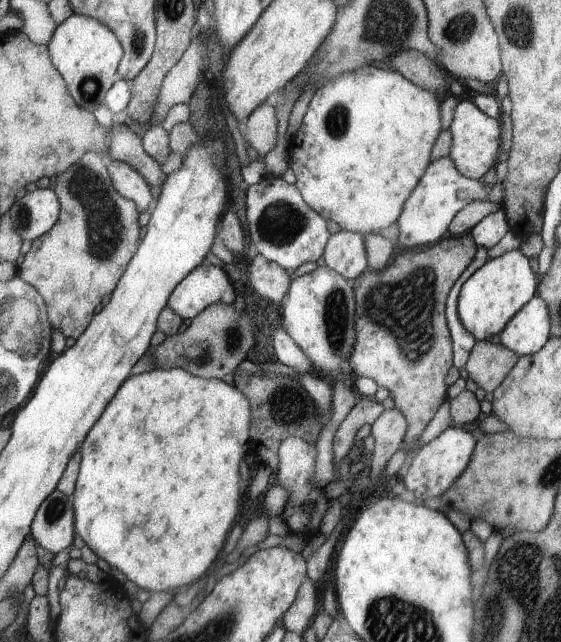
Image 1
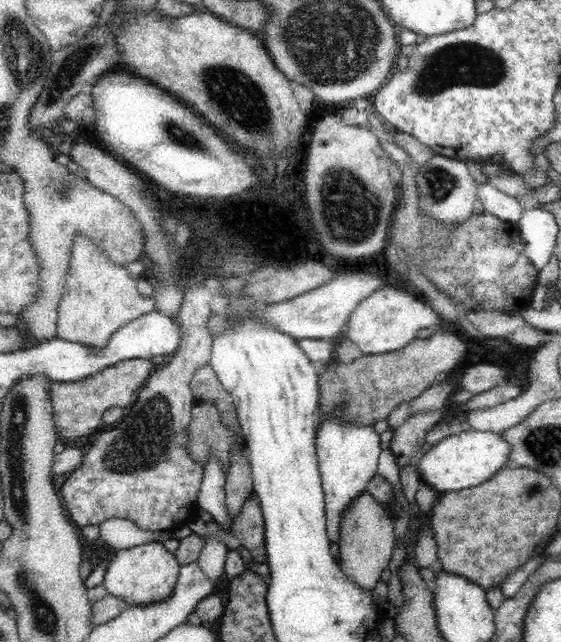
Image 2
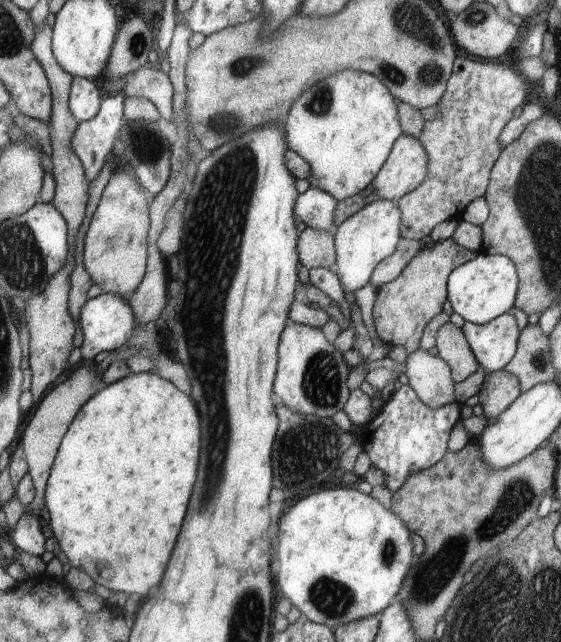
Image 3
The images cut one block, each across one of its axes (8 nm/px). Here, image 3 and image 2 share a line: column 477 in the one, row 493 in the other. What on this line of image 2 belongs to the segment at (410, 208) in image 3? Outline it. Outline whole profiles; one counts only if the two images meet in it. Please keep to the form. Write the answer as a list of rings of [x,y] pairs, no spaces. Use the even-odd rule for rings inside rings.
[[[202,277],[196,280],[191,286],[185,288],[182,295],[182,302],[180,302],[180,310],[178,312],[178,323],[182,327],[182,344],[180,344],[180,348],[178,348],[178,352],[176,352],[178,353],[178,356],[175,356],[175,354],[172,356],[176,357],[176,360],[170,362],[170,366],[166,365],[166,368],[158,370],[154,376],[150,376],[150,380],[144,384],[142,392],[138,392],[138,400],[136,400],[136,404],[134,404],[132,412],[126,416],[126,420],[120,421],[116,430],[112,430],[112,432],[104,432],[104,434],[100,434],[100,436],[94,440],[92,448],[86,452],[86,456],[83,456],[80,468],[78,468],[78,470],[66,480],[66,484],[62,486],[62,500],[64,500],[63,506],[65,512],[70,517],[70,521],[76,527],[82,528],[84,526],[90,526],[90,524],[100,525],[102,522],[110,520],[110,518],[123,518],[124,520],[132,522],[138,530],[156,532],[158,530],[174,528],[174,526],[178,526],[178,524],[184,524],[184,522],[190,520],[190,518],[196,518],[196,516],[194,516],[194,500],[196,500],[197,492],[201,487],[202,470],[204,470],[204,468],[200,463],[196,463],[195,459],[192,459],[189,450],[187,450],[187,446],[184,444],[188,442],[187,426],[190,425],[191,406],[192,403],[196,402],[190,382],[192,382],[192,376],[194,376],[194,372],[196,372],[197,369],[203,367],[206,363],[210,363],[213,338],[210,338],[210,334],[208,334],[205,329],[205,320],[208,318],[208,314],[211,314],[213,310],[214,300],[214,294],[212,293],[211,287],[207,285],[206,280]]]

